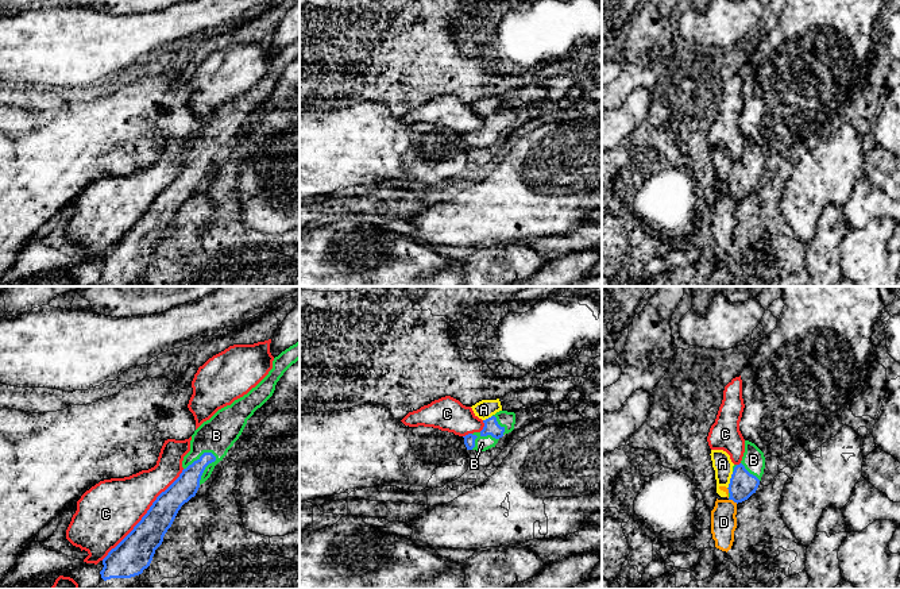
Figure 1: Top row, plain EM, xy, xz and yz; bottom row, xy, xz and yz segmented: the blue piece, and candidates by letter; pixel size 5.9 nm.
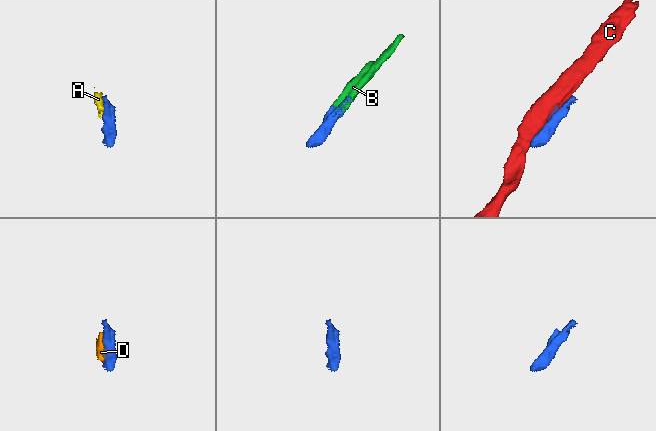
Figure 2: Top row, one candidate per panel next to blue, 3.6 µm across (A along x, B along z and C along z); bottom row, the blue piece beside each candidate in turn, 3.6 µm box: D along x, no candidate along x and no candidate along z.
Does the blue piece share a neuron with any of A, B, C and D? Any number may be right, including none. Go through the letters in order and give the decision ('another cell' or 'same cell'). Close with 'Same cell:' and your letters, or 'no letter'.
A: another cell
B: same cell
C: another cell
D: another cell
Same cell: B

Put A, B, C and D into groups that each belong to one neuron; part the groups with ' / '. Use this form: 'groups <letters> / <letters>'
groups A D / B / C

